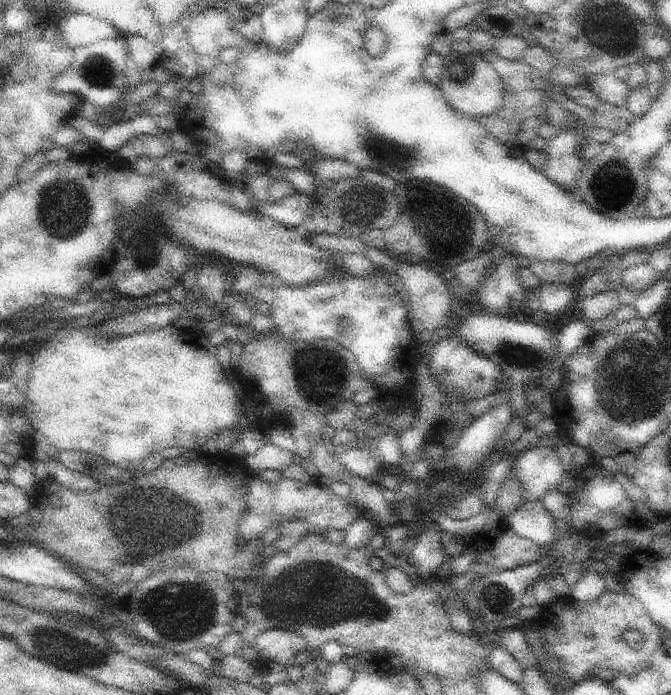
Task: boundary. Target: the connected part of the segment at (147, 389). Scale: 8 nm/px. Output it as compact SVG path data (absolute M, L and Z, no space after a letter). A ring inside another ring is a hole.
M59 326L45 346L31 356L27 404L23 408L33 432L39 432L55 450L95 454L107 466L121 468L127 476L141 472L145 458L153 452L159 454L167 448L201 450L207 438L217 438L227 428L233 430L243 412L243 400L235 396L215 352L183 342L175 326L119 338L101 338L97 326Z

